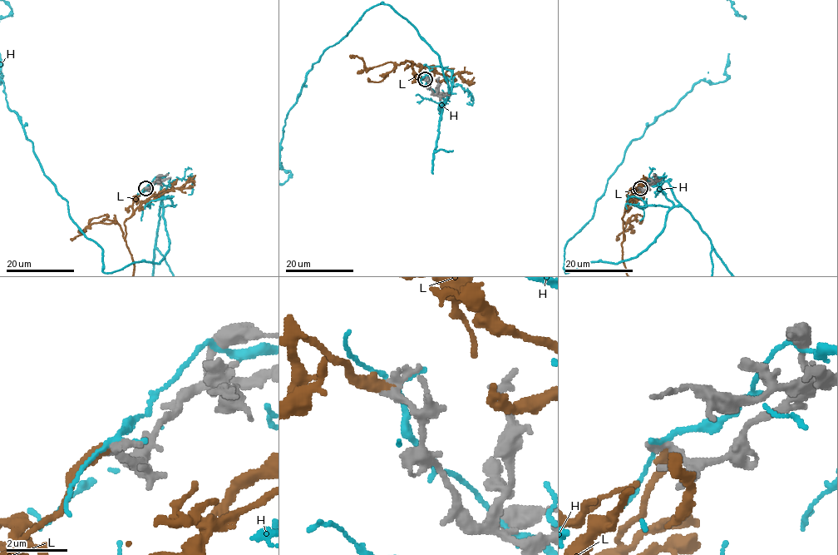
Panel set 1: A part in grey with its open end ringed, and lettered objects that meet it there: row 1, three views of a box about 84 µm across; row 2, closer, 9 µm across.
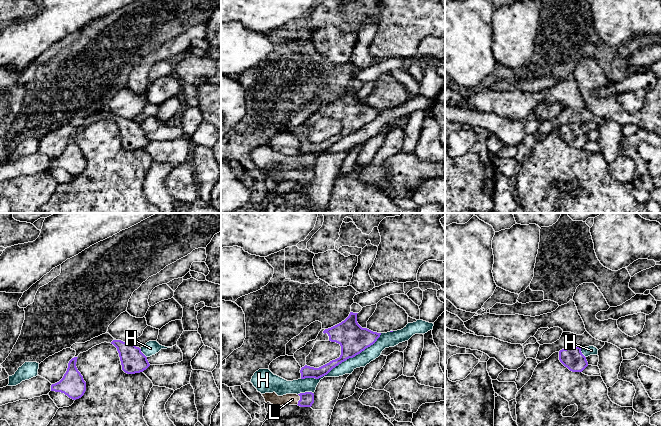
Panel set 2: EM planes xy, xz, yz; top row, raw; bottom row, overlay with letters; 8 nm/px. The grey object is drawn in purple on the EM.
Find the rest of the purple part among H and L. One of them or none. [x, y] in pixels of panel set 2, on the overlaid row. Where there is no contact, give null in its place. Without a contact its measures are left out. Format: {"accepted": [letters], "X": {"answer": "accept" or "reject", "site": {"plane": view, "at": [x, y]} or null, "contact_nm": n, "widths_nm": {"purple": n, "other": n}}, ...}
{"accepted": ["L"], "H": {"answer": "reject", "site": {"plane": "xz", "at": [342, 361]}, "contact_nm": 750, "widths_nm": {"purple": 240, "other": 110}}, "L": {"answer": "accept", "site": {"plane": "xz", "at": [300, 399]}, "contact_nm": 90, "widths_nm": {"purple": 110, "other": 90}}}

